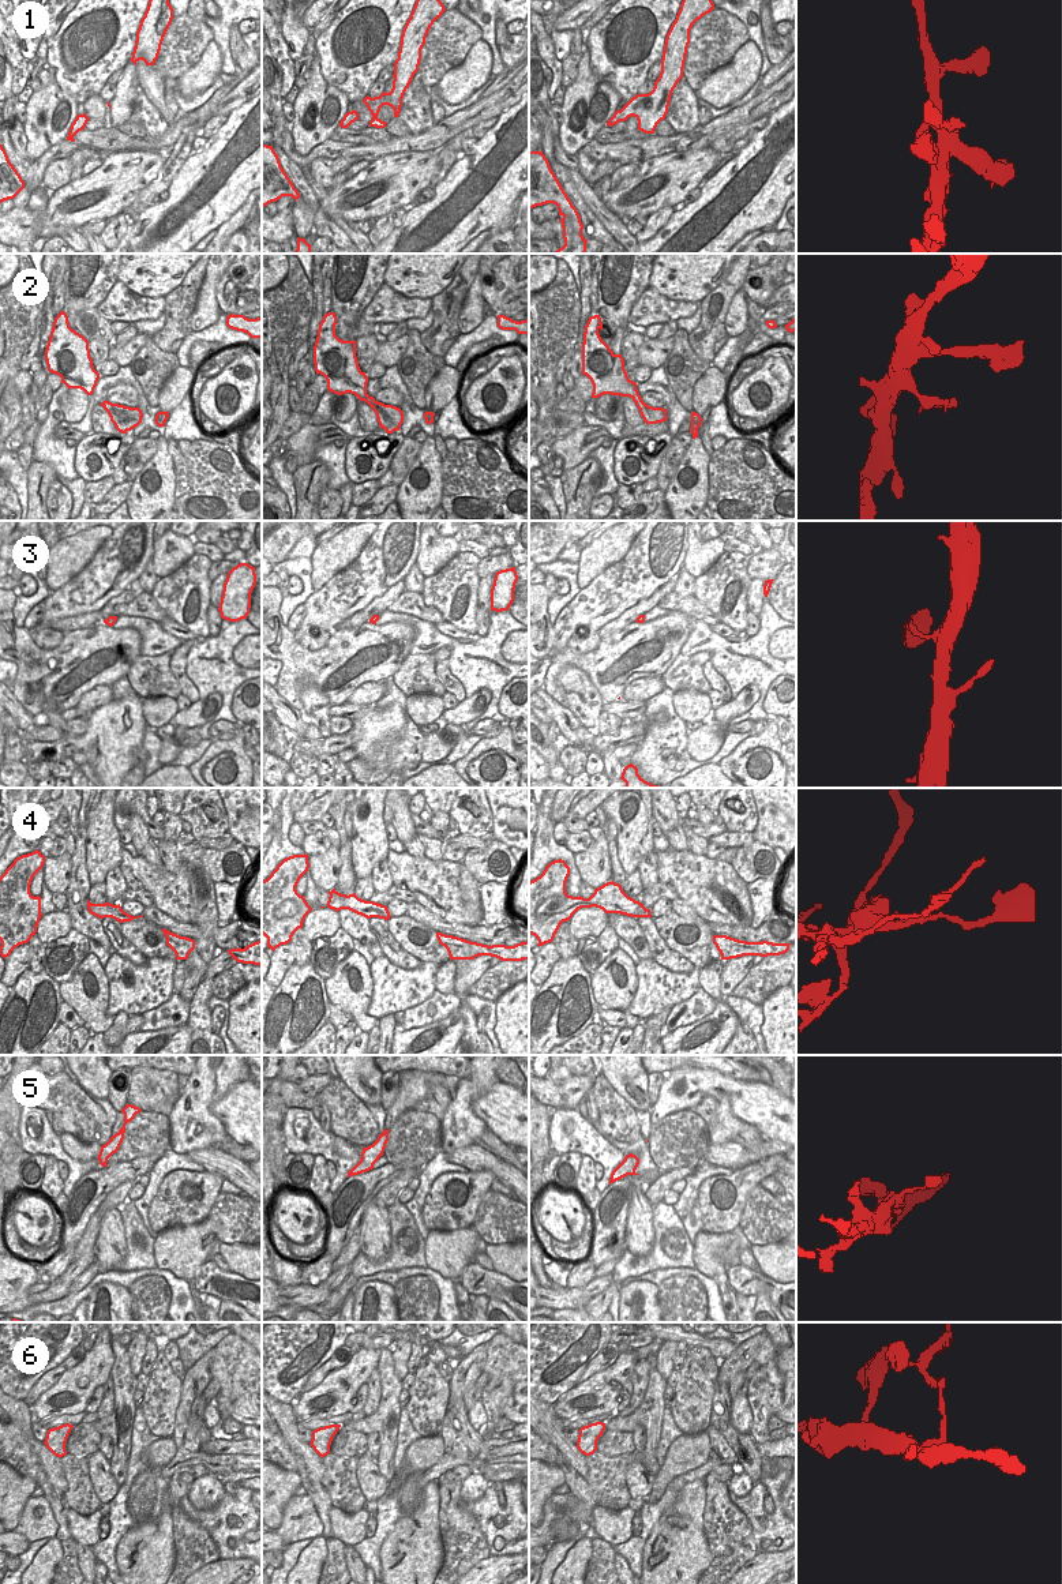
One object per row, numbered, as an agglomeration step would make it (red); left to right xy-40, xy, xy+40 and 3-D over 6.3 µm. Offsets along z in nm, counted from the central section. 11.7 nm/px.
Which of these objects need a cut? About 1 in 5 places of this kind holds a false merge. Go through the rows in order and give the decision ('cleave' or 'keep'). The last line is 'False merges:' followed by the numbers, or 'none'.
1: keep
2: cleave
3: keep
4: cleave
5: keep
6: cleave
False merges: 2, 4, 6

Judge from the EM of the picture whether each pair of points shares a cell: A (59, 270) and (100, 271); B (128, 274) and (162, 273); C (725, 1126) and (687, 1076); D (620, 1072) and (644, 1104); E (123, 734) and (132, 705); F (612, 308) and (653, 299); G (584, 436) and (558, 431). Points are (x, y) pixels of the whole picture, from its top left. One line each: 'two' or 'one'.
A: two
B: one
C: two
D: one
E: one
F: two
G: two

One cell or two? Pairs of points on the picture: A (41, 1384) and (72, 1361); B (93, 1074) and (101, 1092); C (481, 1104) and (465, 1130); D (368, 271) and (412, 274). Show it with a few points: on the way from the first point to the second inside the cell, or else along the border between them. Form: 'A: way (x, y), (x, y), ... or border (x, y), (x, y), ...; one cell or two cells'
A: way (49, 1378), (64, 1366); one cell
B: way (93, 1078), (98, 1088); one cell
C: border (491, 1087), (472, 1103), (472, 1111), (487, 1128); two cells
D: border (387, 267), (383, 282); two cells

